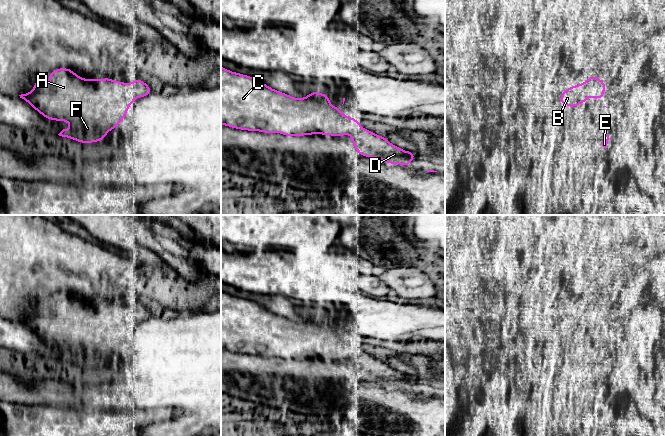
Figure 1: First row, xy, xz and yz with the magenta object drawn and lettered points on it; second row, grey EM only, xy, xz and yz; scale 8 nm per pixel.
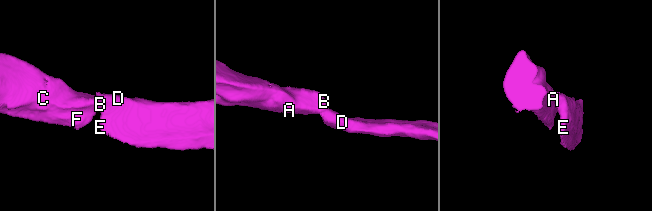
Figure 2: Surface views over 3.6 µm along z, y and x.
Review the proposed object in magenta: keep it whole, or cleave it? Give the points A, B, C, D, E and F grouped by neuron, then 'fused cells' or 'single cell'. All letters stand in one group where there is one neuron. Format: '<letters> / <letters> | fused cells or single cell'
A B C D E F | single cell

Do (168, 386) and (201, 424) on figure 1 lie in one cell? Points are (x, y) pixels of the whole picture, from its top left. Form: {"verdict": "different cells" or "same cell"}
{"verdict": "same cell"}

